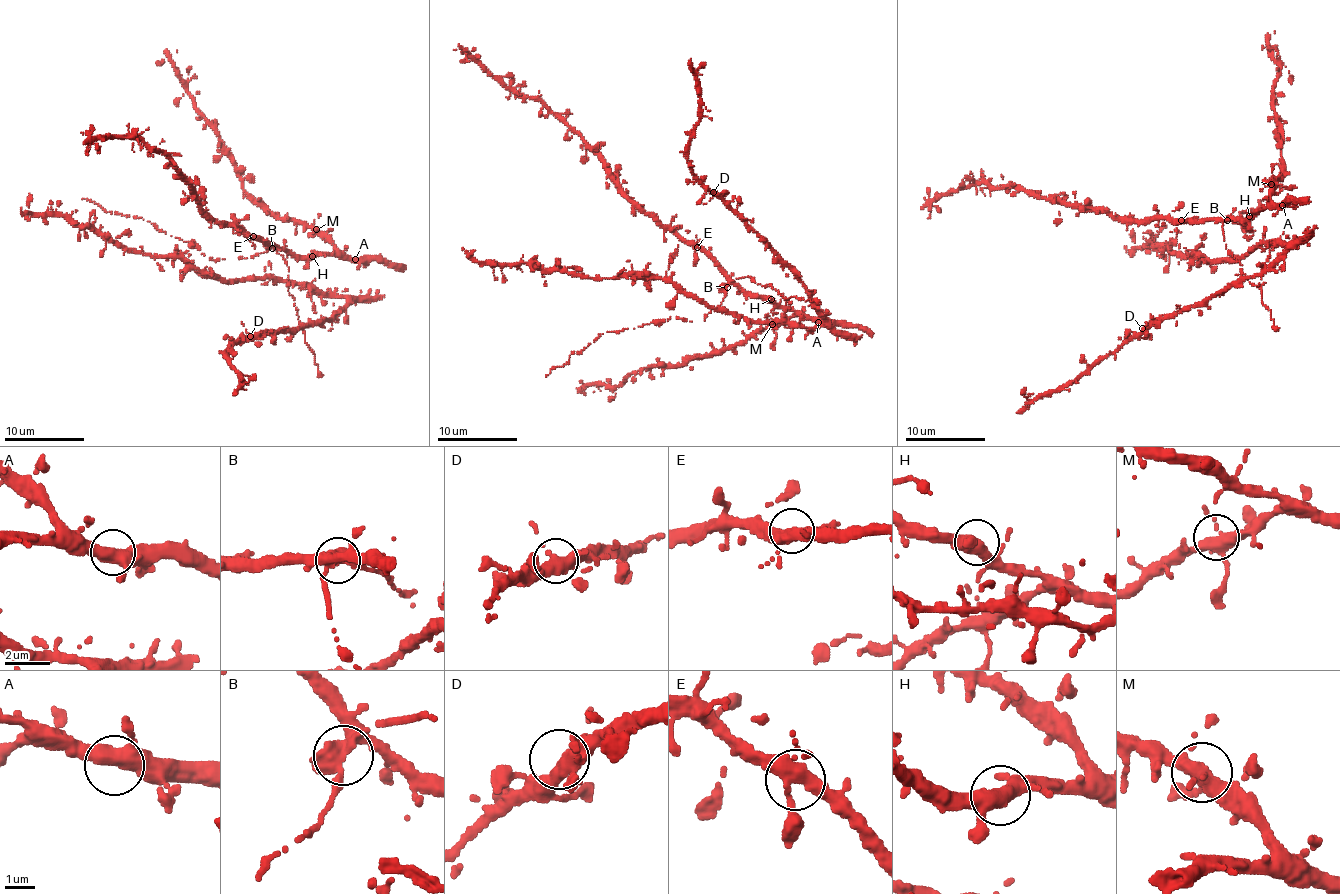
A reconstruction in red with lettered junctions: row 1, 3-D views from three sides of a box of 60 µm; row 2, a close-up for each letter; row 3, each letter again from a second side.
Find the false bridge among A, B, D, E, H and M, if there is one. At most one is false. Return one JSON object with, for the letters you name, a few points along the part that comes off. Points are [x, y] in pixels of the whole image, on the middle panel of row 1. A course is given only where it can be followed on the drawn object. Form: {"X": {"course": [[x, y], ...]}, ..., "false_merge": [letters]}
{"false_merge": []}

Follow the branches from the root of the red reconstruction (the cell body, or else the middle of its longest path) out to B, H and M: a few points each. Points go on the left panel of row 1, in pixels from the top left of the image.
B: (298, 317), (294, 300), (288, 291), (287, 261), (271, 248)
H: (298, 317), (294, 300), (288, 291), (287, 261), (277, 251), (312, 256)
M: (298, 317), (294, 300), (288, 291), (287, 261), (277, 251), (301, 256), (333, 255), (336, 246), (316, 229)

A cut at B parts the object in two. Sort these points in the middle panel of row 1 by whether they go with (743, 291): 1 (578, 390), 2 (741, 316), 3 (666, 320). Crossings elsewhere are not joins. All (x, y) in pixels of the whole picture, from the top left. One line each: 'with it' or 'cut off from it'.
1: with it
2: with it
3: cut off from it

